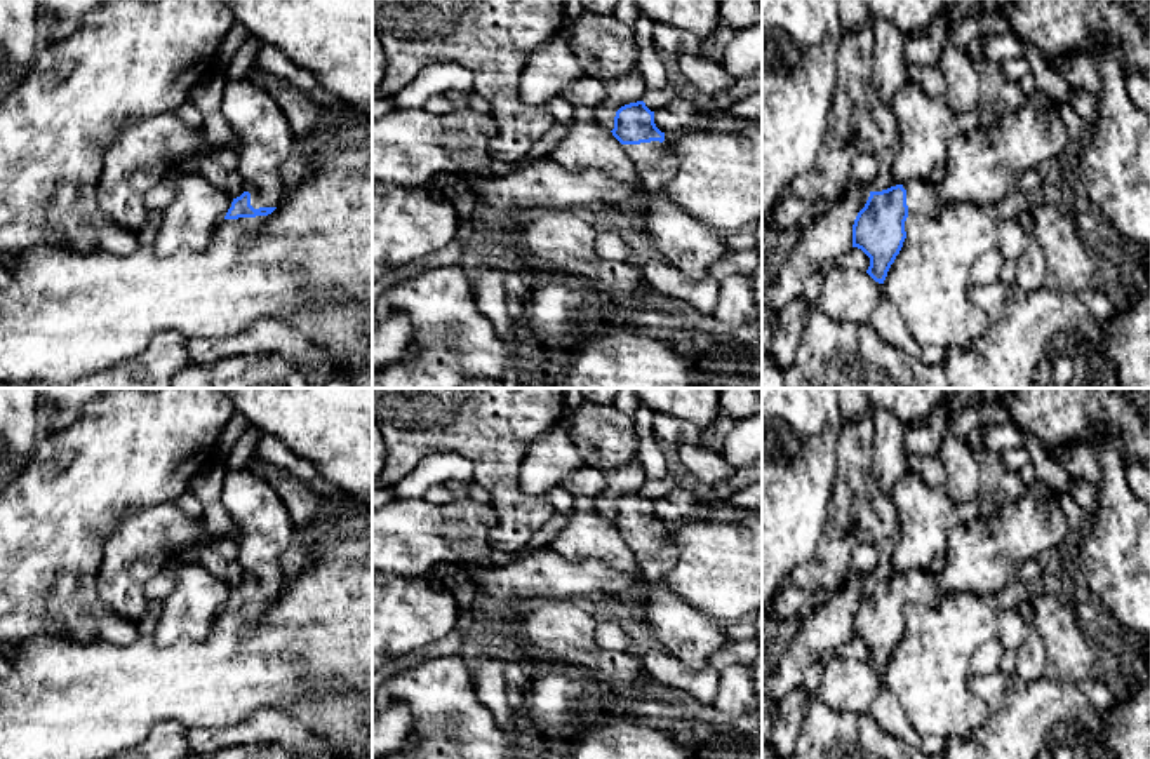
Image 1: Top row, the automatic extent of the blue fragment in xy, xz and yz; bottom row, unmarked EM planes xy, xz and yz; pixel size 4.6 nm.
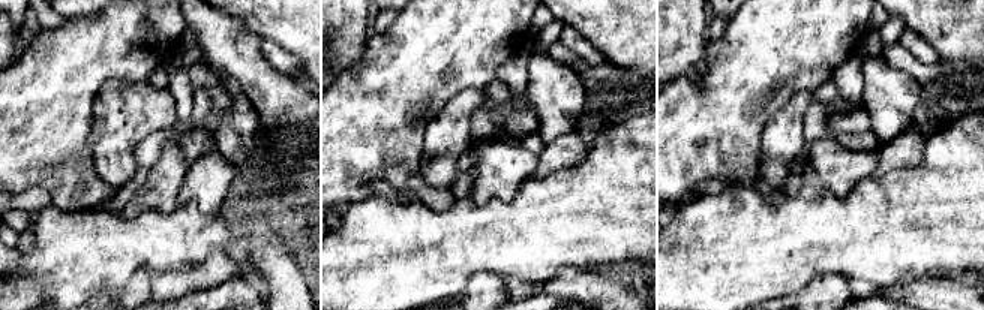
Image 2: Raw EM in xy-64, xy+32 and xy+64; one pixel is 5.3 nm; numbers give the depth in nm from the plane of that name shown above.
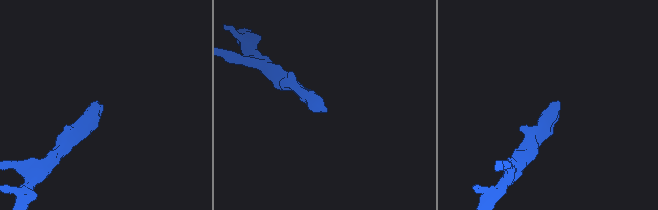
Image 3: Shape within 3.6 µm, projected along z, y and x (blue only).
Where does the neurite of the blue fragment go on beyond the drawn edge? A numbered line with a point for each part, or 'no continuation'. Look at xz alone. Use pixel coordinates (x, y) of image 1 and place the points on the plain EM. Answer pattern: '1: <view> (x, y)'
1: xz (655, 552)

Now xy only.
1: xy (265, 580)

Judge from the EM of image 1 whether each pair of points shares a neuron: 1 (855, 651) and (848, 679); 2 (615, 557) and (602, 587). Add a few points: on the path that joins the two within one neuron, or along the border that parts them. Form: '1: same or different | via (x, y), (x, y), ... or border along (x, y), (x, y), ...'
1: different | border along (832, 653), (865, 662)
2: different | border along (571, 559), (597, 559), (620, 571), (639, 571)

